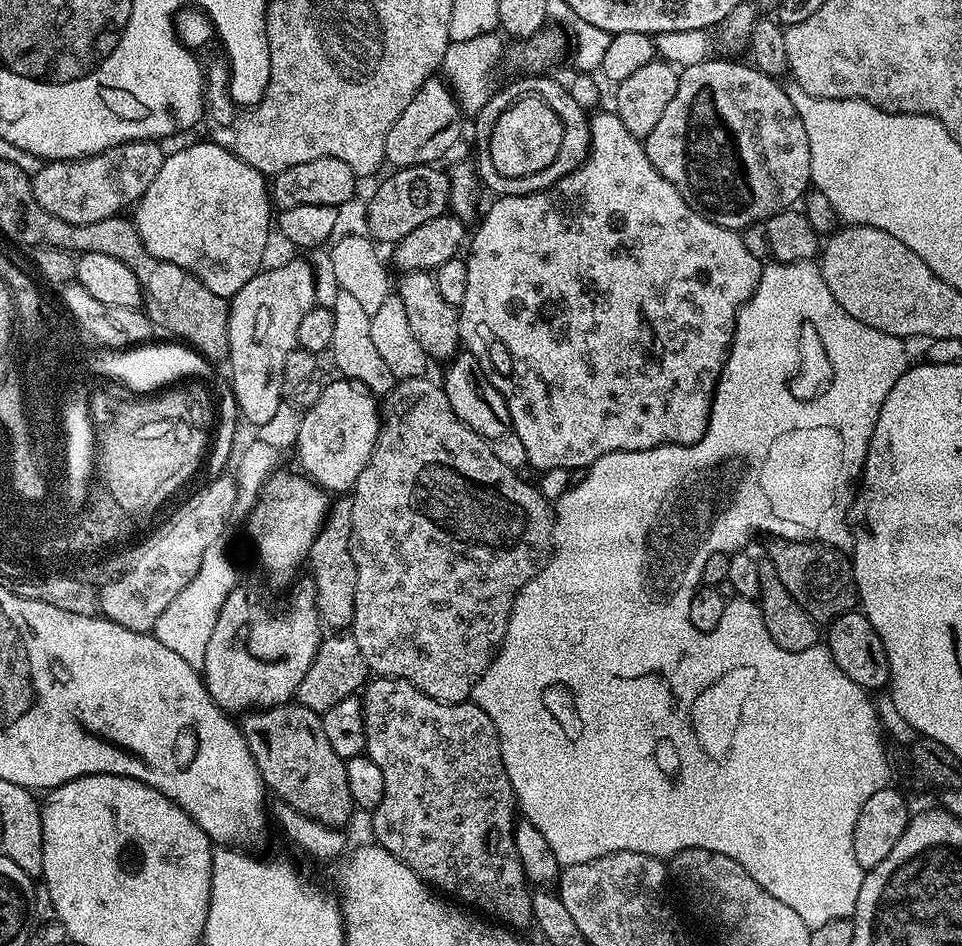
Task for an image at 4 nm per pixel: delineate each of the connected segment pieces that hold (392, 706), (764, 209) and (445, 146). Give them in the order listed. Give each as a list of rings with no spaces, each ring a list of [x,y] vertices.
[[[376,676],[369,679],[362,692],[362,703],[364,705],[364,733],[366,734],[364,750],[367,756],[376,763],[378,770],[382,770],[382,778],[386,778],[386,790],[382,790],[382,802],[378,802],[376,809],[370,813],[372,832],[376,835],[373,836],[375,843],[379,844],[381,848],[385,848],[391,856],[398,858],[406,866],[410,866],[410,870],[414,870],[414,874],[418,874],[425,884],[449,897],[457,896],[457,898],[452,898],[459,901],[461,905],[471,906],[473,909],[481,908],[481,910],[476,910],[481,913],[489,912],[489,914],[484,913],[489,917],[497,916],[497,918],[492,918],[512,930],[529,927],[532,924],[533,889],[524,876],[522,862],[518,862],[518,850],[514,846],[518,805],[516,797],[512,795],[512,783],[506,774],[506,766],[502,762],[502,750],[498,742],[498,730],[494,730],[494,722],[490,722],[490,718],[477,704],[438,702],[434,698],[422,694],[422,690],[418,690],[410,682],[396,680],[392,676]]]
[[[724,58],[728,60],[716,59],[703,60],[680,72],[678,91],[675,92],[674,99],[671,100],[670,106],[666,106],[666,111],[662,113],[662,119],[658,121],[658,126],[654,126],[654,130],[650,130],[650,134],[643,141],[643,145],[650,162],[654,162],[654,170],[658,170],[658,174],[662,174],[662,178],[666,178],[666,182],[670,182],[670,186],[674,186],[674,190],[678,190],[678,194],[682,194],[682,198],[686,198],[686,202],[695,212],[701,212],[706,219],[712,220],[723,228],[743,230],[749,228],[751,224],[769,220],[774,214],[789,211],[795,205],[792,203],[795,200],[797,203],[804,193],[809,191],[812,184],[810,138],[806,138],[806,126],[802,126],[802,118],[798,118],[798,110],[794,110],[794,102],[790,102],[784,84],[779,79],[760,72],[748,62],[735,64],[732,61],[735,59],[732,58]]]
[[[440,78],[427,80],[386,134],[385,161],[393,169],[440,162],[460,140],[460,120],[462,113],[449,85]]]

